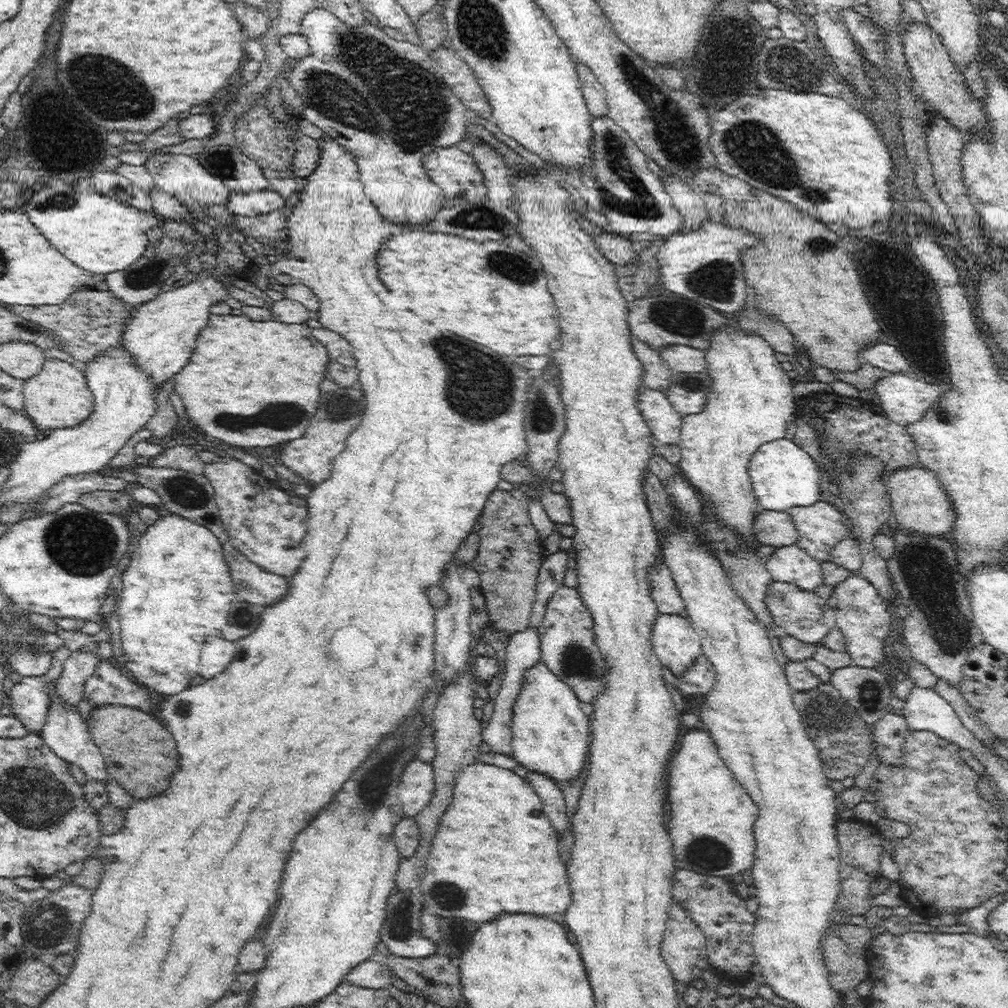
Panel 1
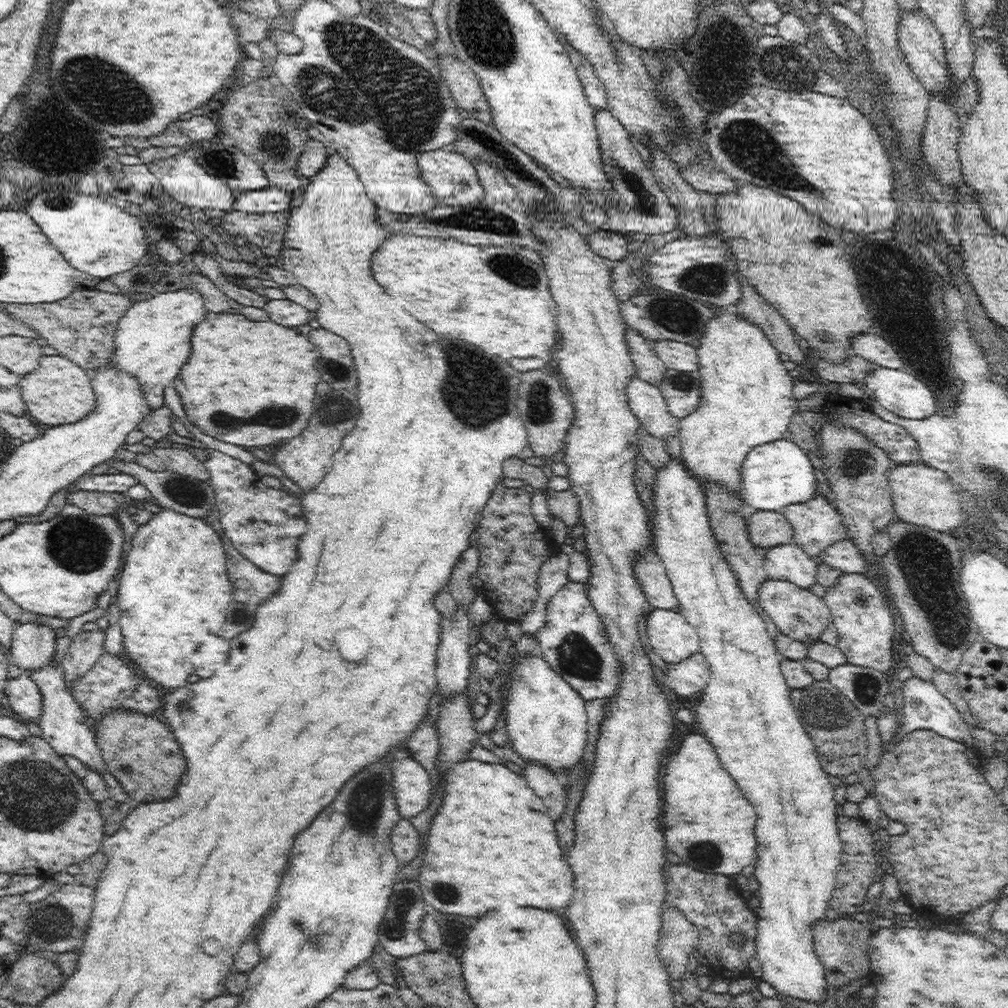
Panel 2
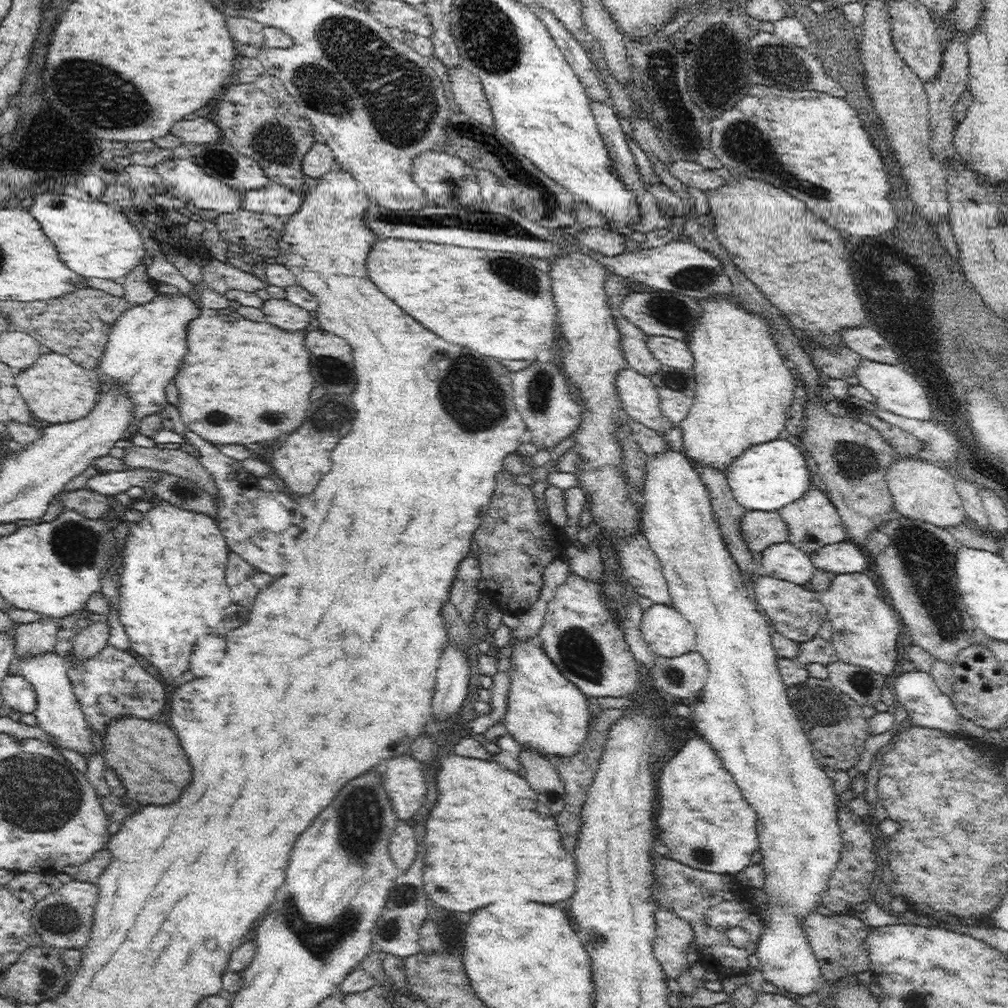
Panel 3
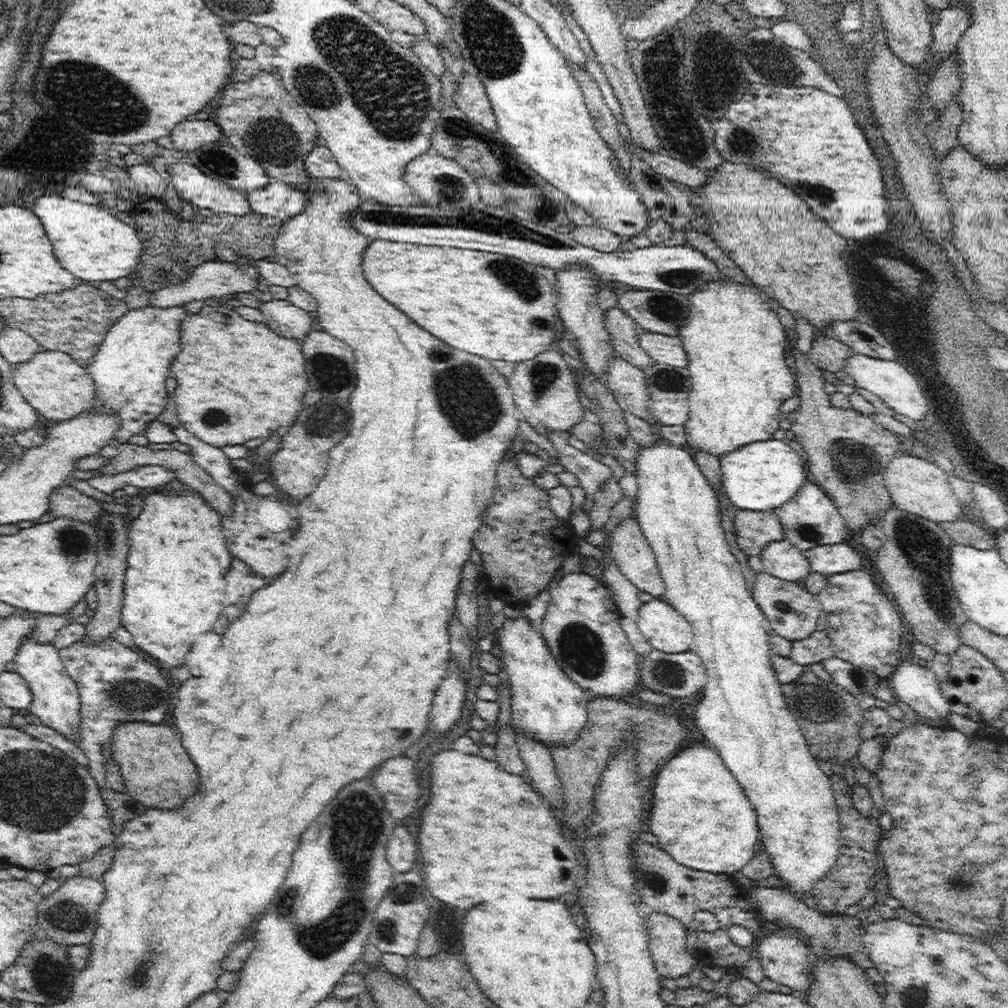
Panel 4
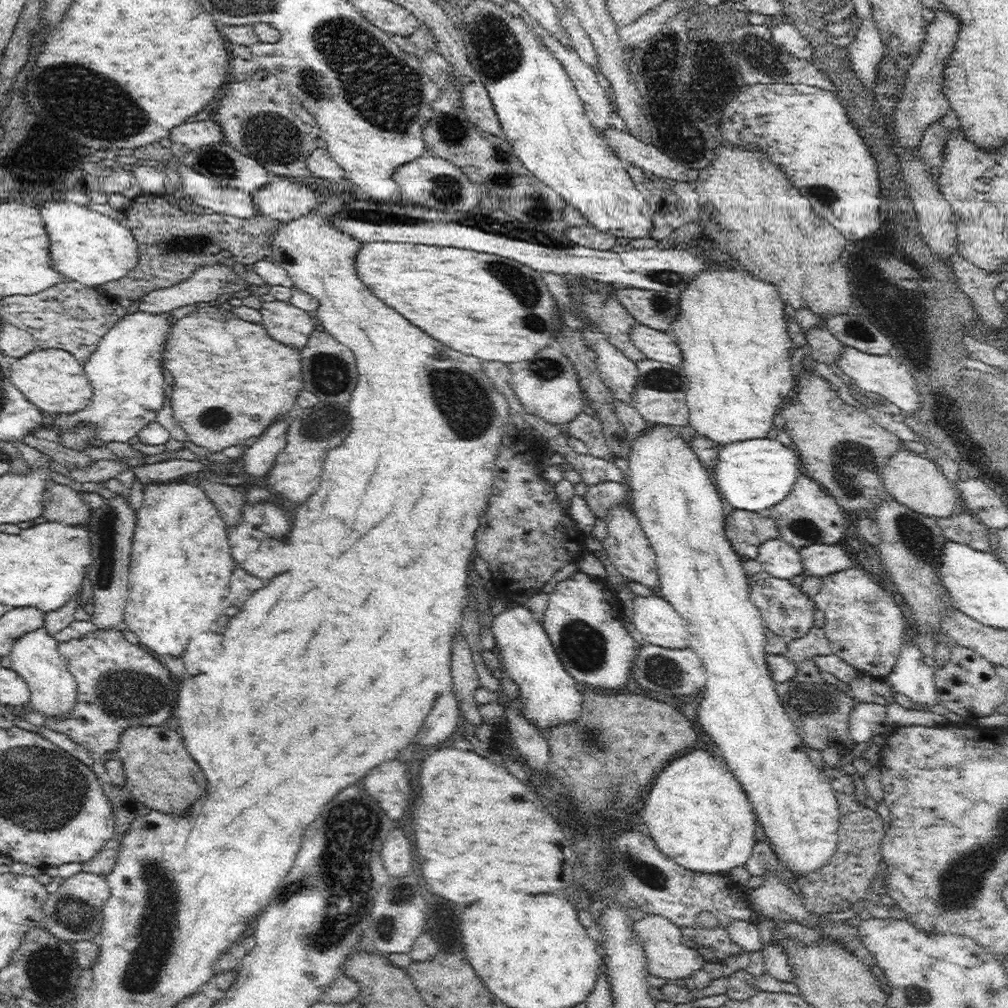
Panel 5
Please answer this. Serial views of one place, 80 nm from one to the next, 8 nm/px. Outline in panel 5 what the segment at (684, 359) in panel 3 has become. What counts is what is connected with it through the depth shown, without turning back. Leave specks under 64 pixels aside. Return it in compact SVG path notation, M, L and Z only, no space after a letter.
M638 325L631 332L631 339L648 360L665 362L672 366L683 364L684 357L678 337L672 332L664 333Z

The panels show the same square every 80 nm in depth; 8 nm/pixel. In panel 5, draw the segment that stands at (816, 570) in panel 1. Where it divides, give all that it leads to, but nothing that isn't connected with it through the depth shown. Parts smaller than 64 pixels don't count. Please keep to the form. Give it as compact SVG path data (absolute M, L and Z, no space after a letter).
M783 538L774 539L760 547L756 558L762 570L782 579L804 574L805 562L798 548L794 548Z

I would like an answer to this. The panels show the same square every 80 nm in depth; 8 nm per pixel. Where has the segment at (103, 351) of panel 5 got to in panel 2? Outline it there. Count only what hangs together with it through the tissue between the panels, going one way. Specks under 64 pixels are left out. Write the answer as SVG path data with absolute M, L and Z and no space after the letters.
M189 285L171 292L154 293L152 298L136 301L120 321L115 360L121 368L142 381L152 409L162 406L164 388L174 384L180 368L188 360L192 352L192 332L209 313L206 303L204 293Z

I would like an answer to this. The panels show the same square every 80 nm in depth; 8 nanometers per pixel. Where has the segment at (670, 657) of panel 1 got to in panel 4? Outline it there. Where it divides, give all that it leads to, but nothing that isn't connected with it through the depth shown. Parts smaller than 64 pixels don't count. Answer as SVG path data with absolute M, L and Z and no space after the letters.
M665 600L644 603L638 625L653 650L664 654L690 651L695 642L690 622Z

